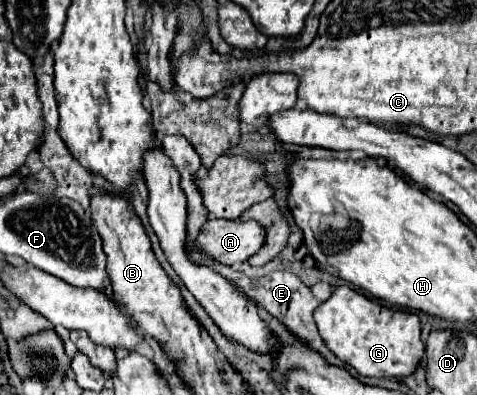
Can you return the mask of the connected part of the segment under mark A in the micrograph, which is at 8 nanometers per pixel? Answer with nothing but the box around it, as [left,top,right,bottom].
[193,219,265,265]

